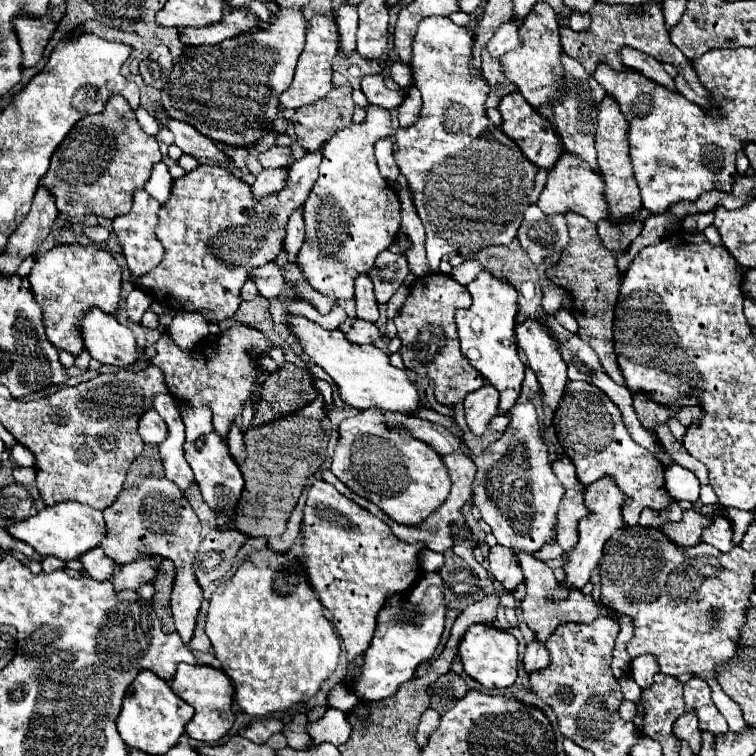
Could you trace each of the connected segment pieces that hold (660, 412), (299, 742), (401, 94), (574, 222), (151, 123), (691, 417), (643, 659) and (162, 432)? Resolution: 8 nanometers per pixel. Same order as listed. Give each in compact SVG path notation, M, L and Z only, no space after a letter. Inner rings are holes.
M636 392L634 394L634 408L636 408L636 414L638 414L638 420L642 422L642 426L646 430L650 430L654 436L654 428L658 424L666 424L668 418L674 414L668 406L662 406L658 402L654 402L646 392Z
M296 714L292 718L292 722L284 726L282 732L284 732L290 748L300 750L300 748L306 748L312 742L312 738L310 738L306 728L308 728L308 716L306 714Z
M386 62L378 74L370 74L370 76L362 78L362 92L366 94L368 104L376 104L376 106L394 110L404 102L408 88L390 90L386 86L386 80L392 76L392 66L394 66L394 62Z
M568 212L564 218L570 228L570 244L562 252L558 266L548 270L548 278L572 294L574 306L570 312L574 314L574 318L580 326L578 336L582 336L582 340L594 348L604 372L616 384L626 386L626 380L624 380L620 366L618 366L618 356L614 352L614 338L612 338L614 304L618 300L618 290L620 290L620 276L616 270L616 258L602 244L596 226L590 224L590 220L574 214L574 212Z
M138 108L136 110L136 120L138 120L138 124L140 124L148 134L152 134L152 136L158 134L158 122L156 122L156 120L152 118L152 114L146 112L144 108Z
M682 406L680 410L678 410L678 414L676 414L676 418L678 418L678 422L682 424L682 426L690 426L694 420L698 420L702 416L702 410L700 408L694 408L694 406Z
M646 654L646 656L636 656L632 660L632 670L630 676L632 680L640 686L640 688L650 688L650 684L654 684L654 674L658 672L658 662L654 660L654 656Z
M154 408L142 414L138 422L138 434L144 442L150 444L160 444L166 438L166 424L162 424L162 418L158 412L154 412Z

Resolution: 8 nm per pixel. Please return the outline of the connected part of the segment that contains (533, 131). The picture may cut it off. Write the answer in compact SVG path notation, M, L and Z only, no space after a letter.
M520 92L504 96L500 106L498 106L498 110L502 112L502 118L504 118L502 130L516 144L520 144L520 148L528 156L528 160L534 160L534 164L538 164L540 168L548 168L550 170L556 164L556 160L562 156L562 152L564 152L564 144L562 144L560 134L556 132L556 128L536 108L532 108Z

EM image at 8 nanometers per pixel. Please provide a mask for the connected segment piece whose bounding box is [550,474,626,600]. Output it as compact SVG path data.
M606 474L606 476L602 476L600 480L592 482L590 488L586 486L586 490L584 490L584 504L586 504L586 508L590 510L590 516L584 518L584 520L580 522L580 526L578 526L578 530L580 530L578 546L574 548L574 552L566 554L566 564L564 564L564 572L566 572L568 578L566 578L566 582L560 582L560 588L550 594L550 598L554 598L554 600L564 598L566 592L568 592L568 588L572 588L572 586L574 586L574 588L582 588L584 584L588 584L592 570L598 566L598 562L600 562L600 558L602 558L602 548L604 548L606 540L608 540L616 530L620 530L620 528L624 526L622 506L626 504L626 494L618 488L618 484L616 484L616 480L614 480L612 476Z

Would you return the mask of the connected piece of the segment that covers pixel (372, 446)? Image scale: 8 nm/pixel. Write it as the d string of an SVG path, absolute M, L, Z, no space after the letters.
M362 410L352 418L346 418L340 424L340 440L332 458L332 468L330 468L352 492L360 494L362 498L368 498L370 502L374 502L378 508L382 508L394 522L398 524L418 524L422 522L426 516L430 516L430 512L434 512L442 500L446 500L452 482L450 482L450 474L448 468L442 460L442 456L438 452L434 452L434 448L430 448L430 444L416 440L410 432L406 432L404 428L390 428L386 426L386 418L382 412L374 412L374 410Z

